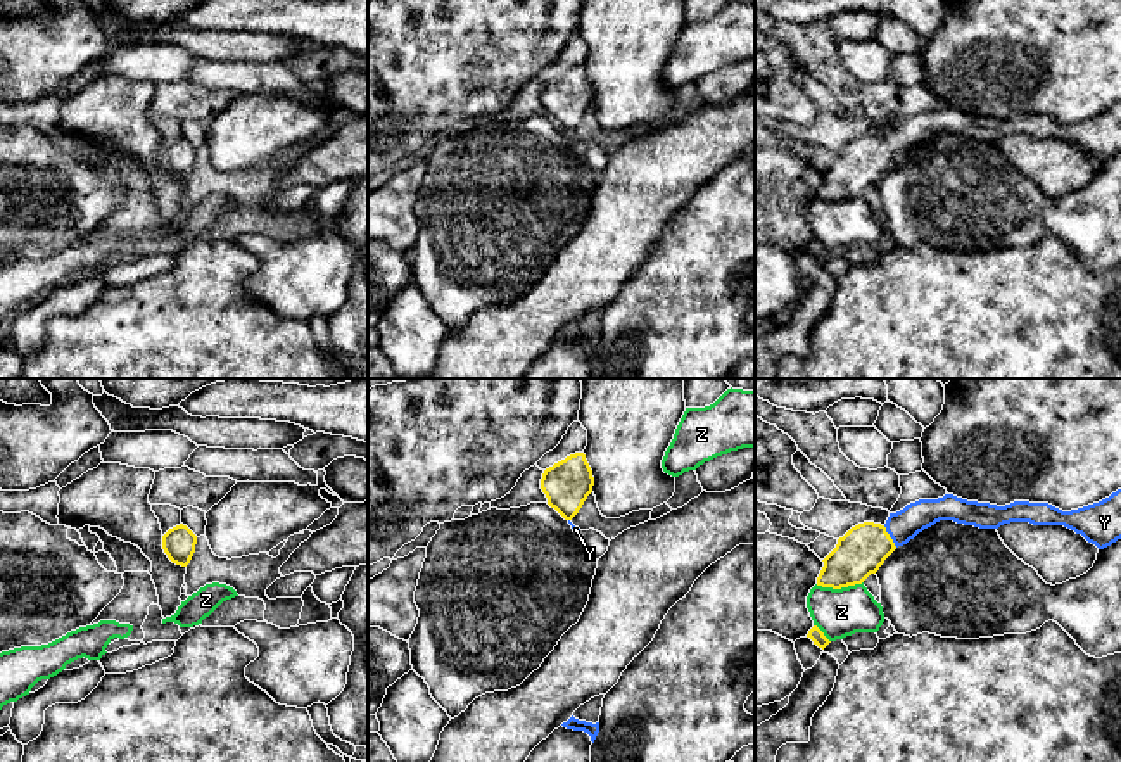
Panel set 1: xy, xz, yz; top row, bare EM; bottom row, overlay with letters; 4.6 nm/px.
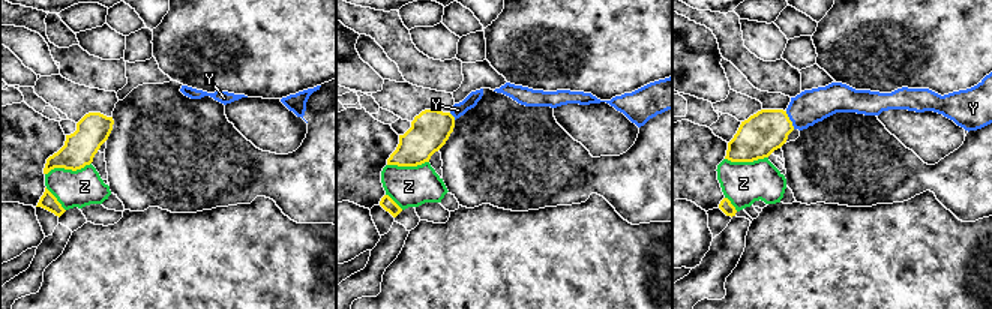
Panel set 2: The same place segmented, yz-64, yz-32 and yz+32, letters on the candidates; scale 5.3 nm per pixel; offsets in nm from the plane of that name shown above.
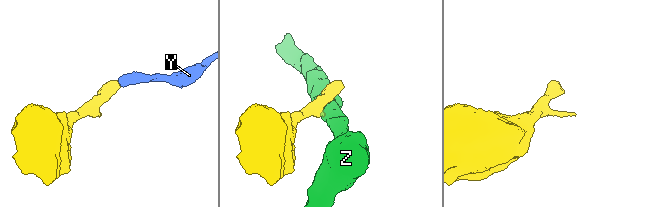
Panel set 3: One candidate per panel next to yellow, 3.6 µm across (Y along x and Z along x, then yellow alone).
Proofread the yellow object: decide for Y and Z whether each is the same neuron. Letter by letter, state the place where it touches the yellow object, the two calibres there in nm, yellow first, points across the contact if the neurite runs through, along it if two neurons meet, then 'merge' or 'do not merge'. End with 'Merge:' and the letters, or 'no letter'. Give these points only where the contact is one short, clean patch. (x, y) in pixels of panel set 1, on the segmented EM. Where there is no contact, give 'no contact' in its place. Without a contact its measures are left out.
Y: yz (888, 536) | 220/140 nm | across yz (862, 550), (888, 536), (905, 524) | merge
Z: yz (838, 588) | 220/220 nm | do not merge
Merge: Y

